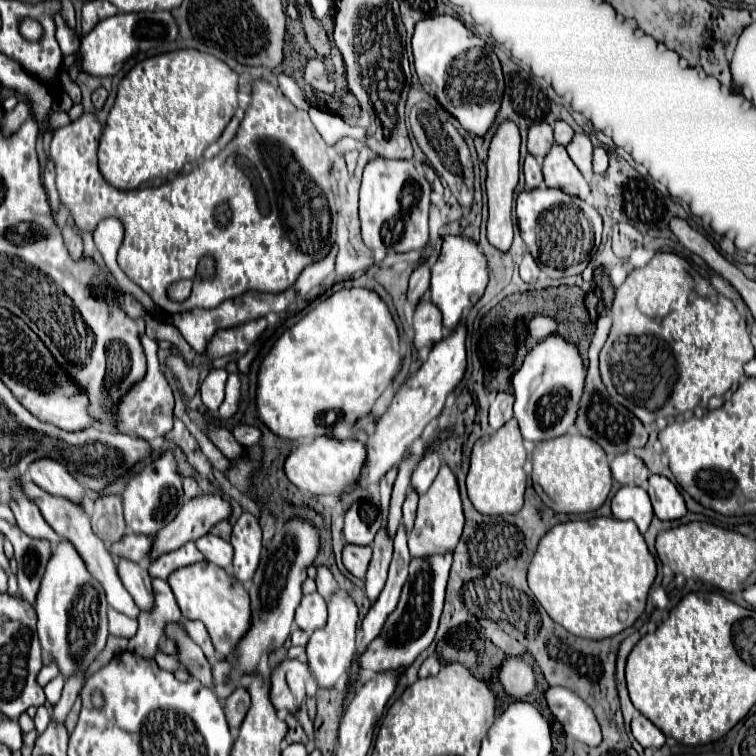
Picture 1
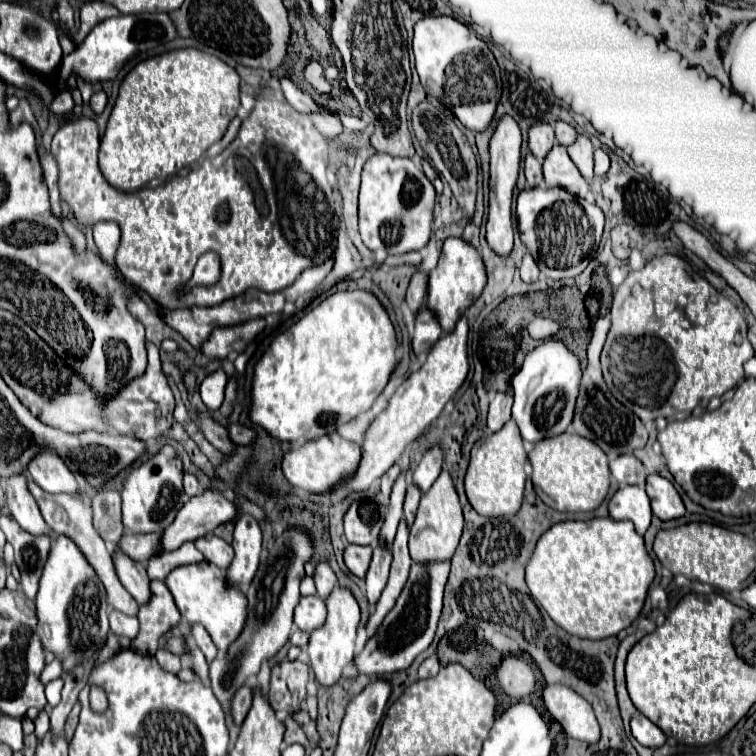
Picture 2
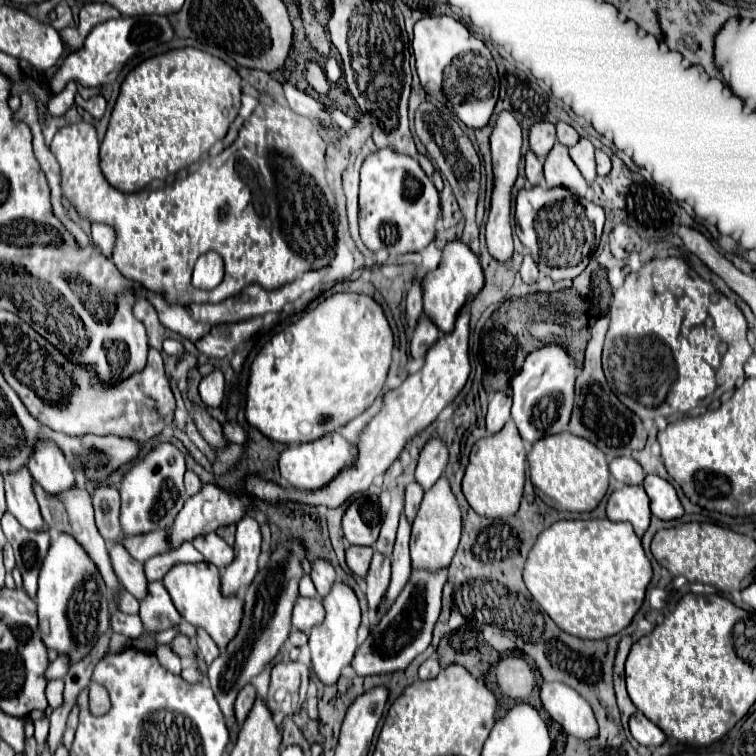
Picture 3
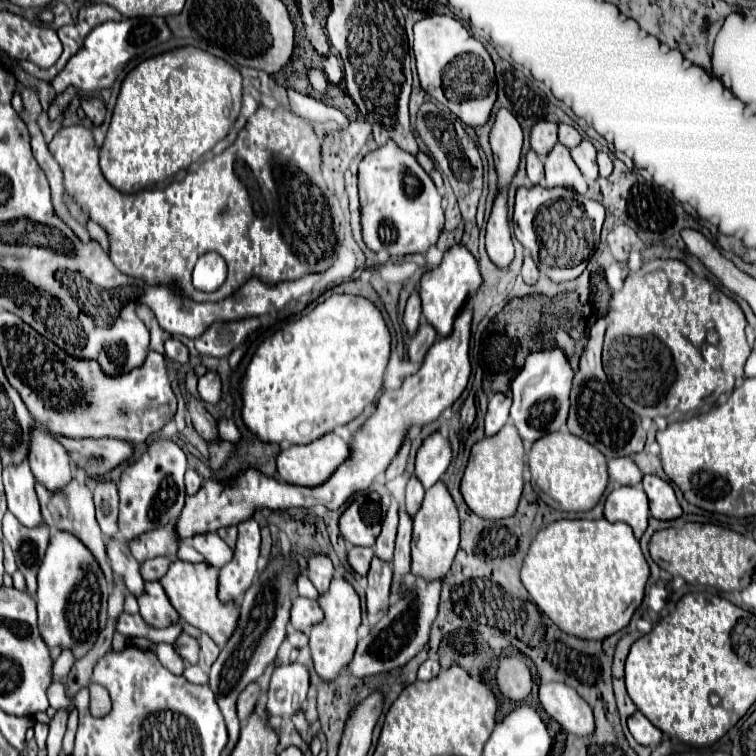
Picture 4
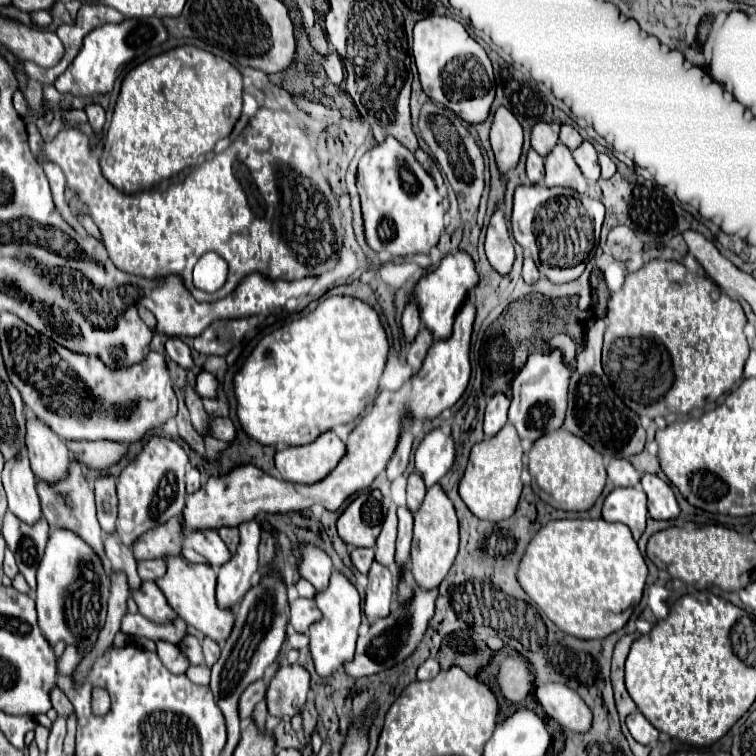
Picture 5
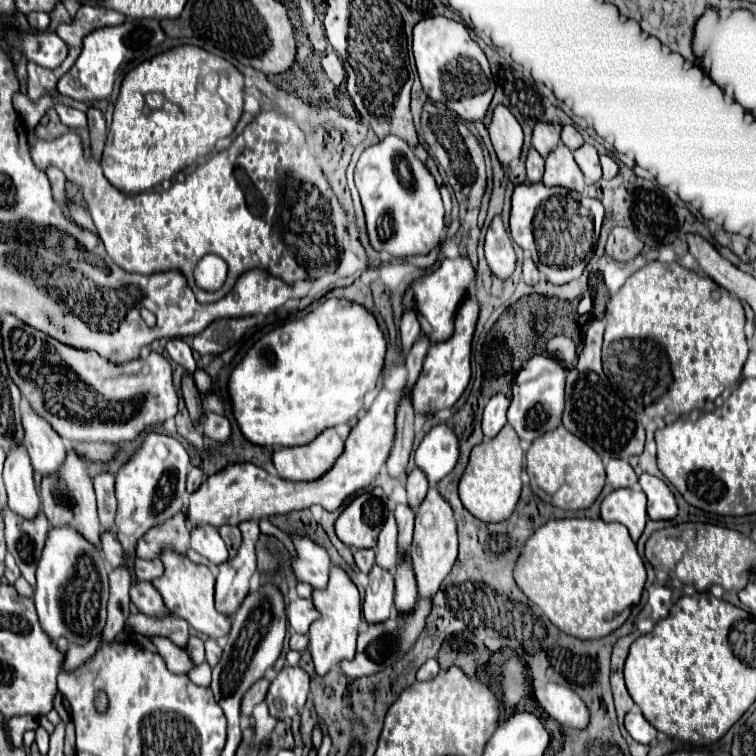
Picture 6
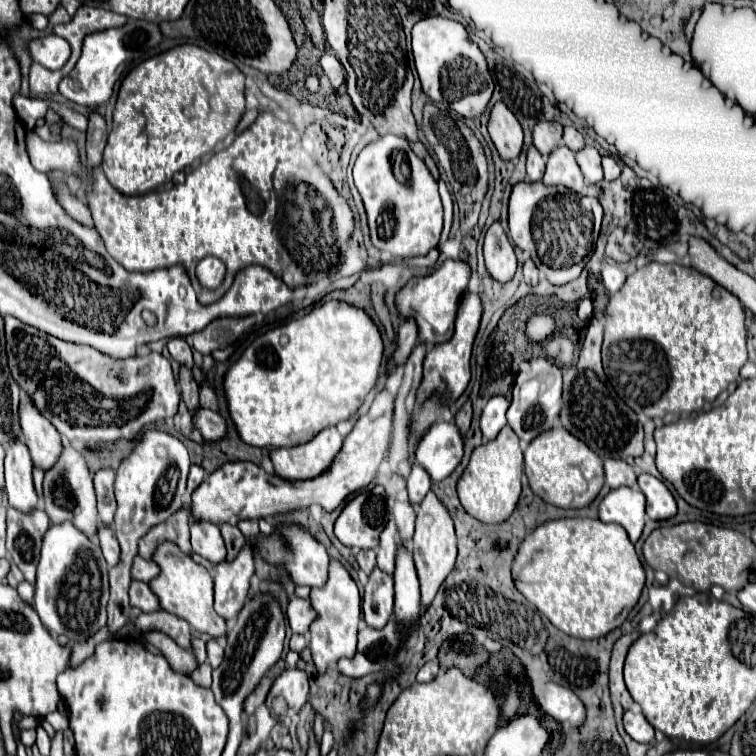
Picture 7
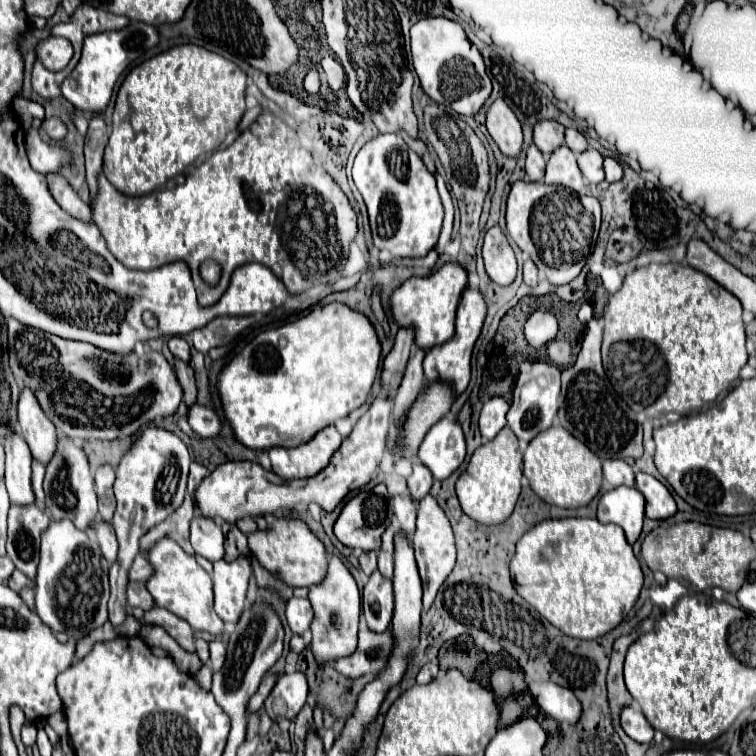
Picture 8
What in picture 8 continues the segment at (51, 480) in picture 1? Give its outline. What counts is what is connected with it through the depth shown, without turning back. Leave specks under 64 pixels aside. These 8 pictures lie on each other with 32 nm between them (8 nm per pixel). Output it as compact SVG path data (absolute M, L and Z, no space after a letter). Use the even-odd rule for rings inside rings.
M22 388L18 402L18 422L22 428L22 438L30 446L34 460L48 466L58 448L58 434L54 424L38 406L36 396L30 388Z

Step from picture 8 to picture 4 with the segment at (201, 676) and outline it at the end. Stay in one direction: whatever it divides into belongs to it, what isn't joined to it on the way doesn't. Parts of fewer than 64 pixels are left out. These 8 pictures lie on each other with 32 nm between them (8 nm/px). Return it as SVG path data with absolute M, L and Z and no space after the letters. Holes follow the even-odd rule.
M188 664L184 668L184 678L188 682L196 682L196 684L206 684L208 682L208 672L202 670L200 664Z

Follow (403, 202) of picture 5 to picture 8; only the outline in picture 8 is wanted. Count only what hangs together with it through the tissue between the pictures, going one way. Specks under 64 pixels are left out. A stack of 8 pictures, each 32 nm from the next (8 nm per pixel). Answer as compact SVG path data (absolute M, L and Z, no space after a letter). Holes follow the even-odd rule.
M380 134L364 144L354 160L352 176L368 208L376 248L388 250L396 258L418 258L436 246L444 216L436 180L398 134ZM394 166L400 168L400 178L394 174Z

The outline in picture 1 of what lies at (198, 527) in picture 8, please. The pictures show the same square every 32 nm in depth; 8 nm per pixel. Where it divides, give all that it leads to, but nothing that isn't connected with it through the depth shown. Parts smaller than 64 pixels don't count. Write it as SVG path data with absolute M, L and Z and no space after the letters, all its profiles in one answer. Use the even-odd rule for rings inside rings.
M206 534L196 540L196 546L208 562L212 562L224 570L232 570L232 544L230 542L222 540L218 536Z

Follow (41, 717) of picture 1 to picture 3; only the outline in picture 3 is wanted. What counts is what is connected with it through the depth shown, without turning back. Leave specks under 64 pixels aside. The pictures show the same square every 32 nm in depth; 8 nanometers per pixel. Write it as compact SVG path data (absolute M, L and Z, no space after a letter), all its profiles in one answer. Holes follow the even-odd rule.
M44 716L44 718L40 718L40 720L36 720L34 722L34 726L36 726L36 740L38 740L38 746L42 748L44 746L44 740L46 740L46 736L48 736L48 716Z

